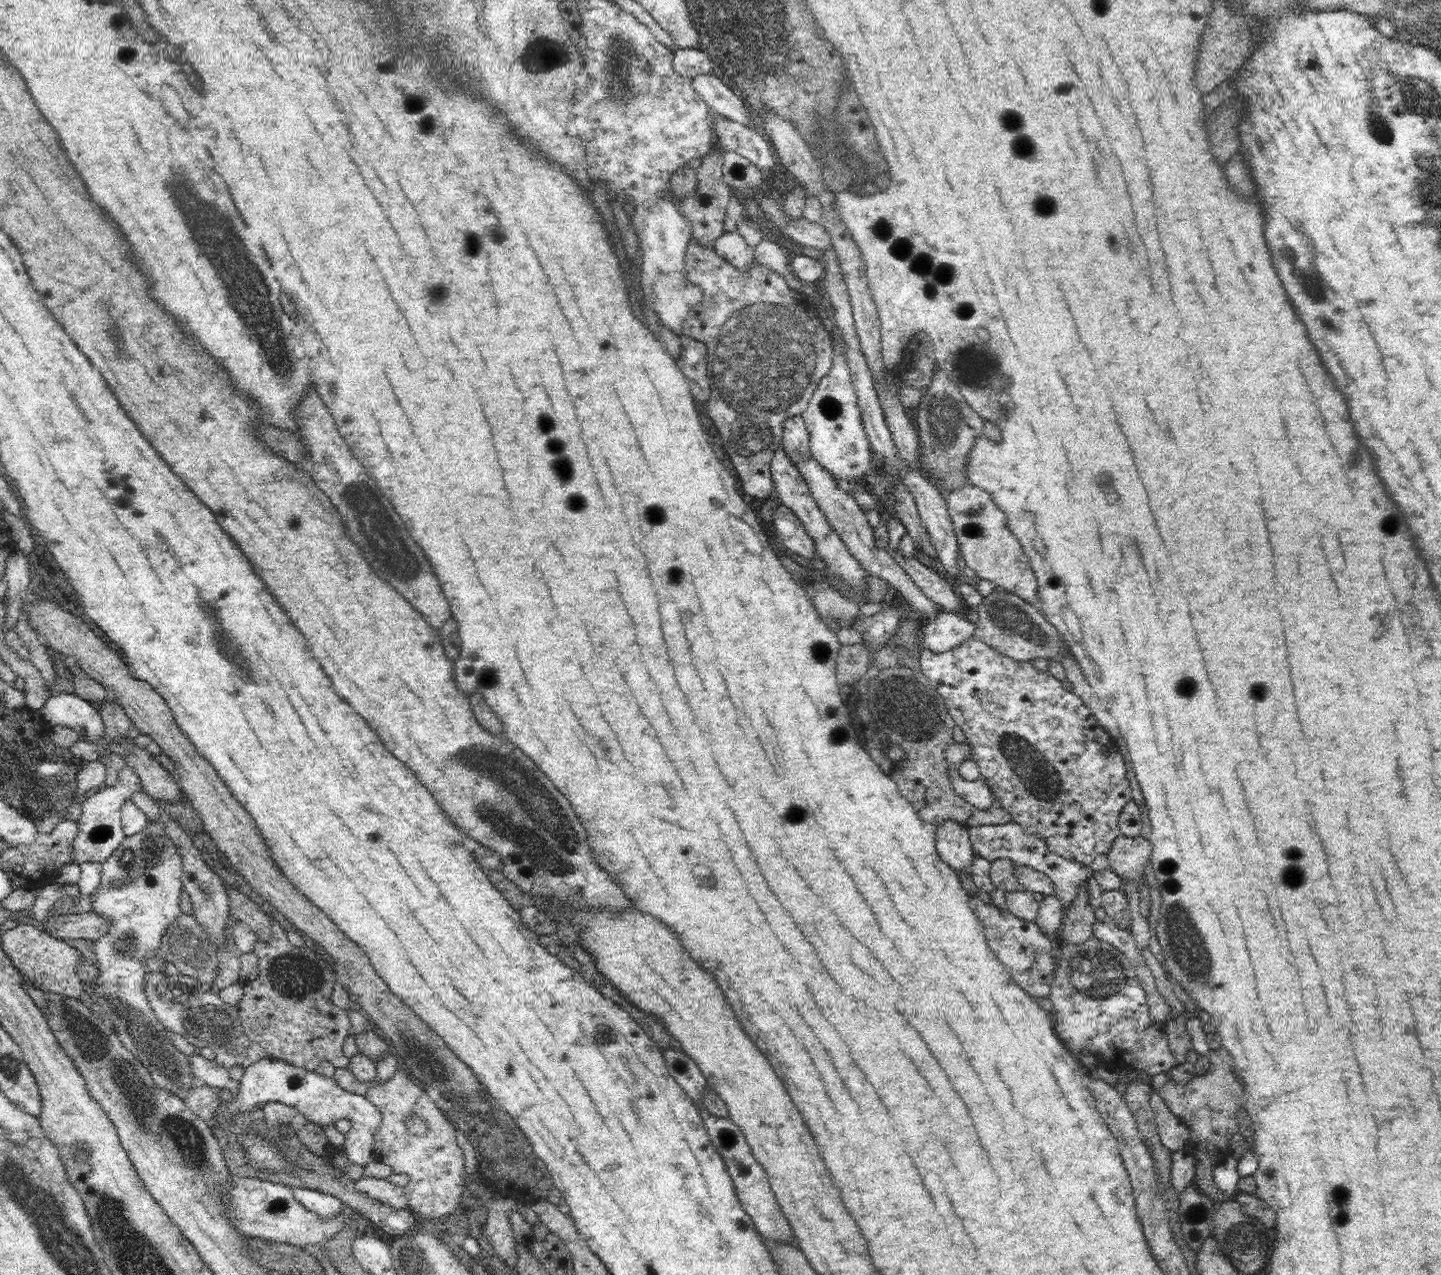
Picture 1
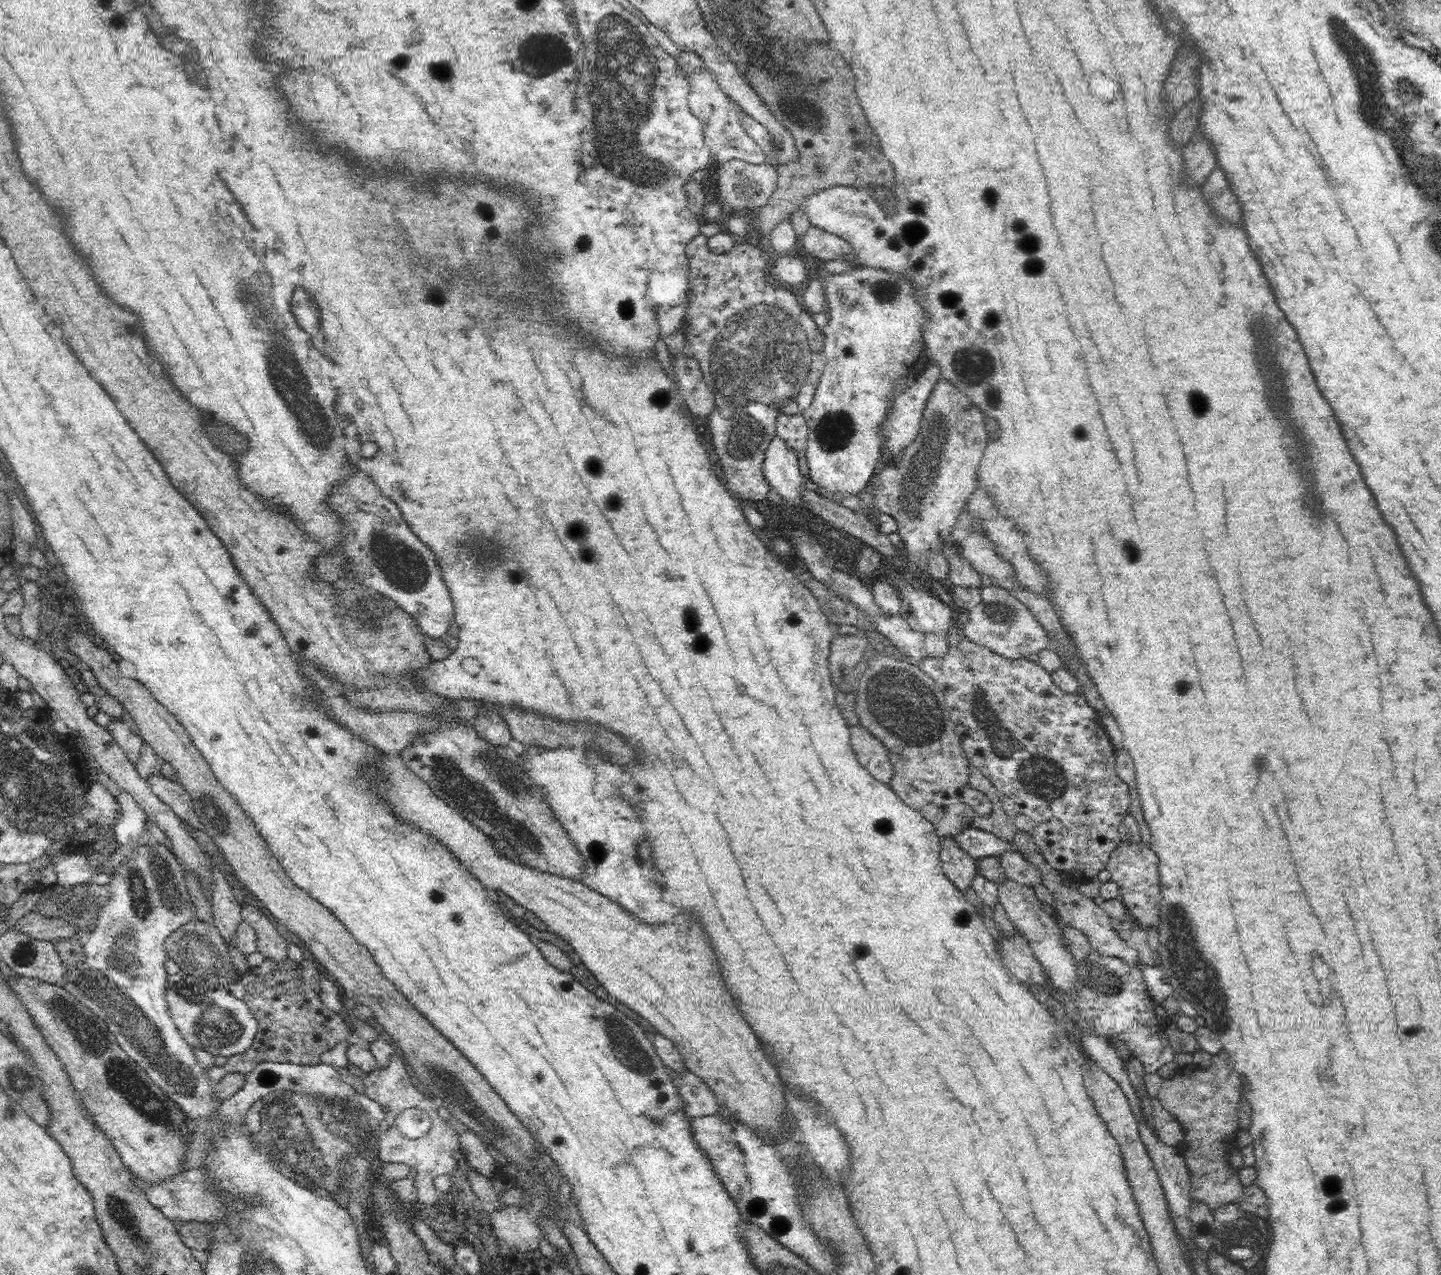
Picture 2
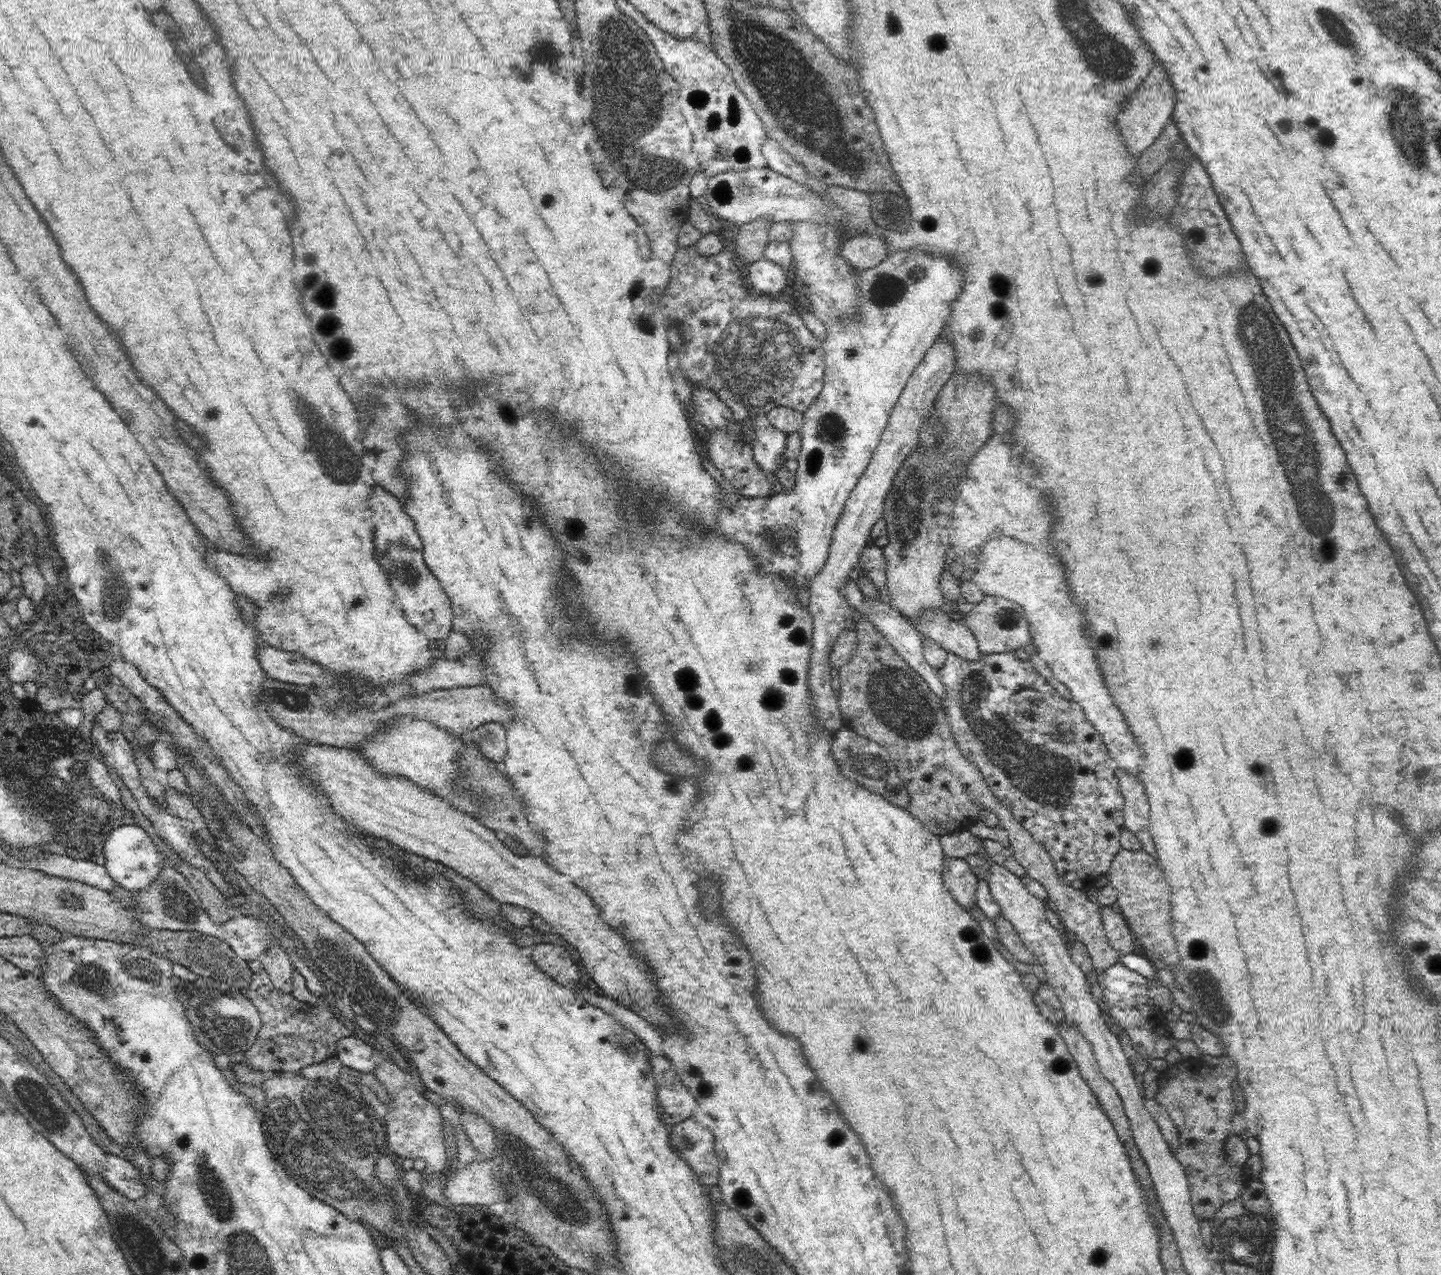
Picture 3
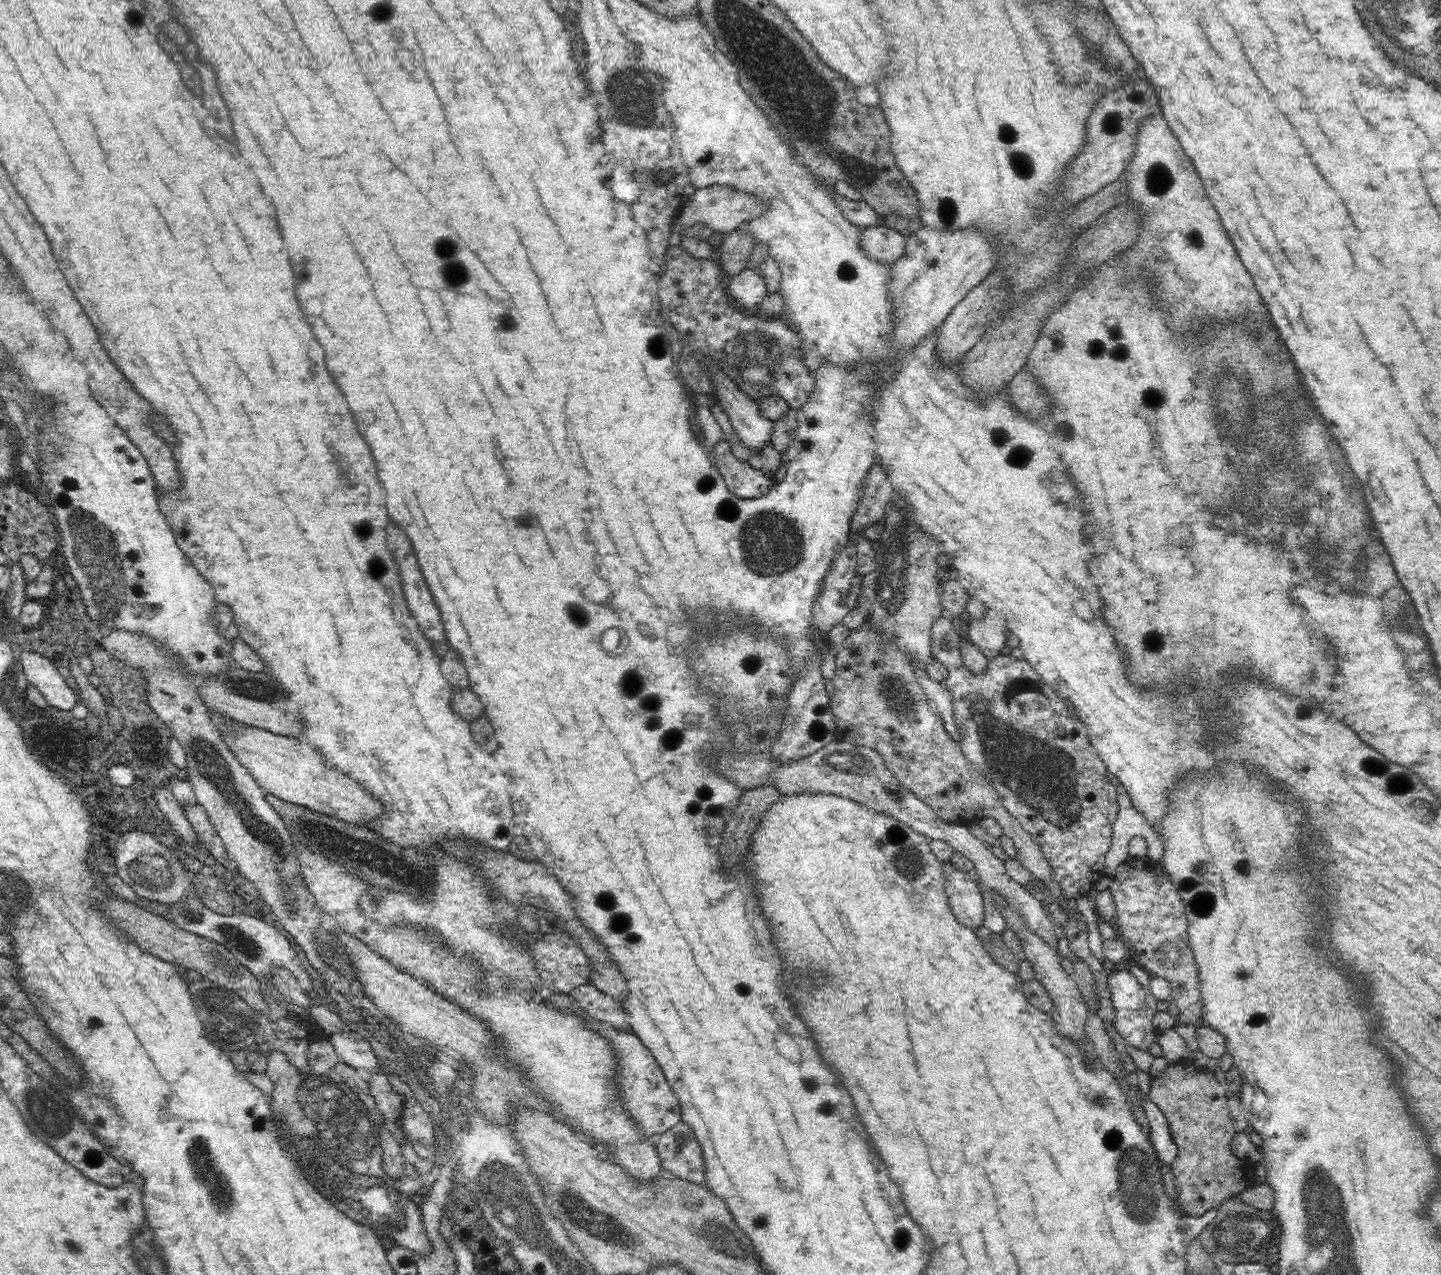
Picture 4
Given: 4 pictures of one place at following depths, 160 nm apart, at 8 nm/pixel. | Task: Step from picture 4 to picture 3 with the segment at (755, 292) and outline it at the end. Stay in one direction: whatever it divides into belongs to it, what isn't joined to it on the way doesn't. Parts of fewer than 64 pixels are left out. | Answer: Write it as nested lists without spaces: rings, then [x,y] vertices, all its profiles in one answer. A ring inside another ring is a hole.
[[[766,257],[759,258],[746,269],[749,288],[766,296],[777,297],[778,292],[792,281],[792,271],[784,270],[777,262]]]

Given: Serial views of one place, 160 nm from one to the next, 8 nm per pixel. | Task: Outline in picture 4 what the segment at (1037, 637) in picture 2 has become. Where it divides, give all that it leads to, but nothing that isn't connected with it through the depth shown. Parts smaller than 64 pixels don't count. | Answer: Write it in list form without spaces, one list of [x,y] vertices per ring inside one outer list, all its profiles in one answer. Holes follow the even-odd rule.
[[[987,608],[982,620],[972,618],[968,624],[961,627],[969,640],[984,653],[988,660],[1000,654],[1000,650],[1006,646],[1006,634],[1011,634],[1005,618],[990,608]]]

